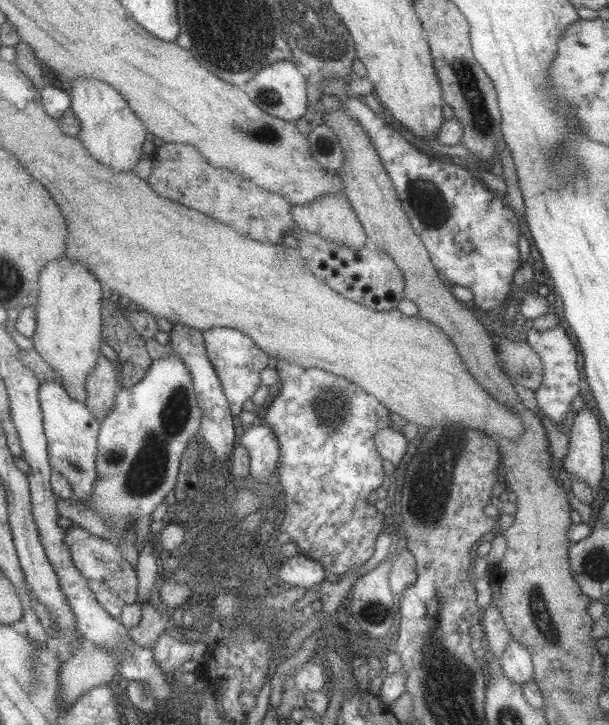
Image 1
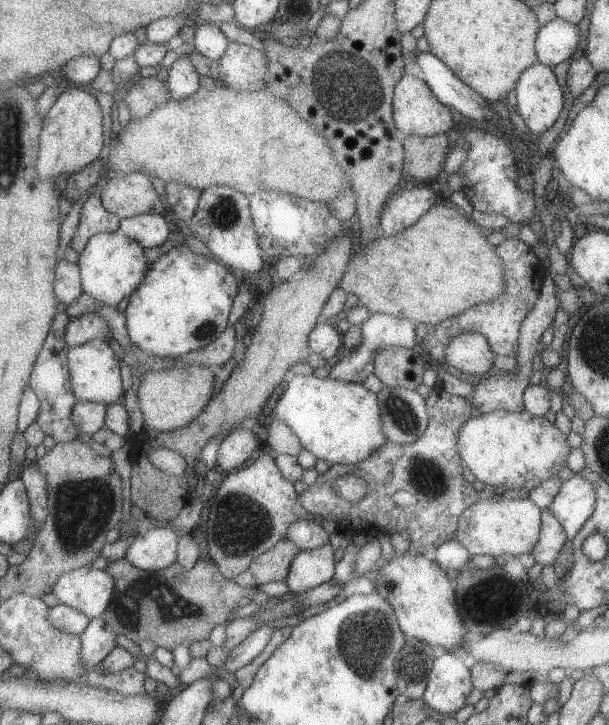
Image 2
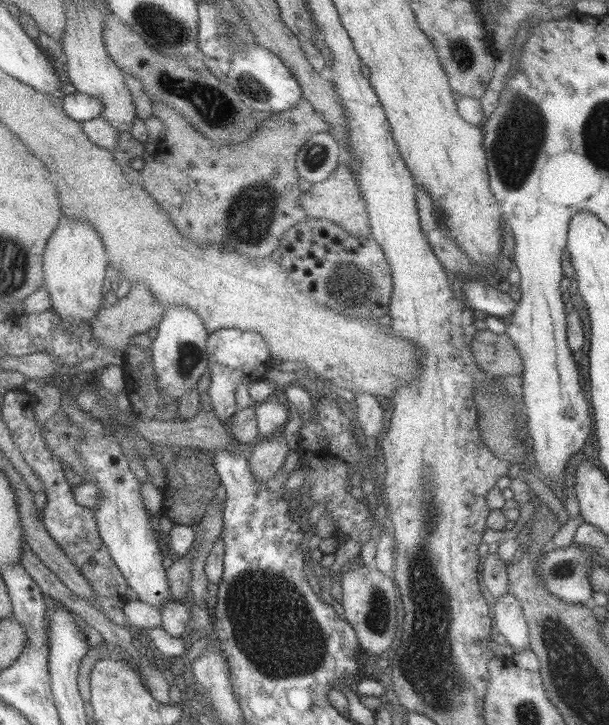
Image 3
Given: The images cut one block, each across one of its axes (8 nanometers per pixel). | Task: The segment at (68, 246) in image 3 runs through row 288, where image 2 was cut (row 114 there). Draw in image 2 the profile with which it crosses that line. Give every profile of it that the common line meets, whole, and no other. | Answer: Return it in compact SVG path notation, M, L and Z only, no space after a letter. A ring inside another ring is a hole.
M69 85L55 99L42 120L38 135L36 173L41 179L53 179L61 174L70 175L87 163L102 156L101 110L93 92L87 86Z

